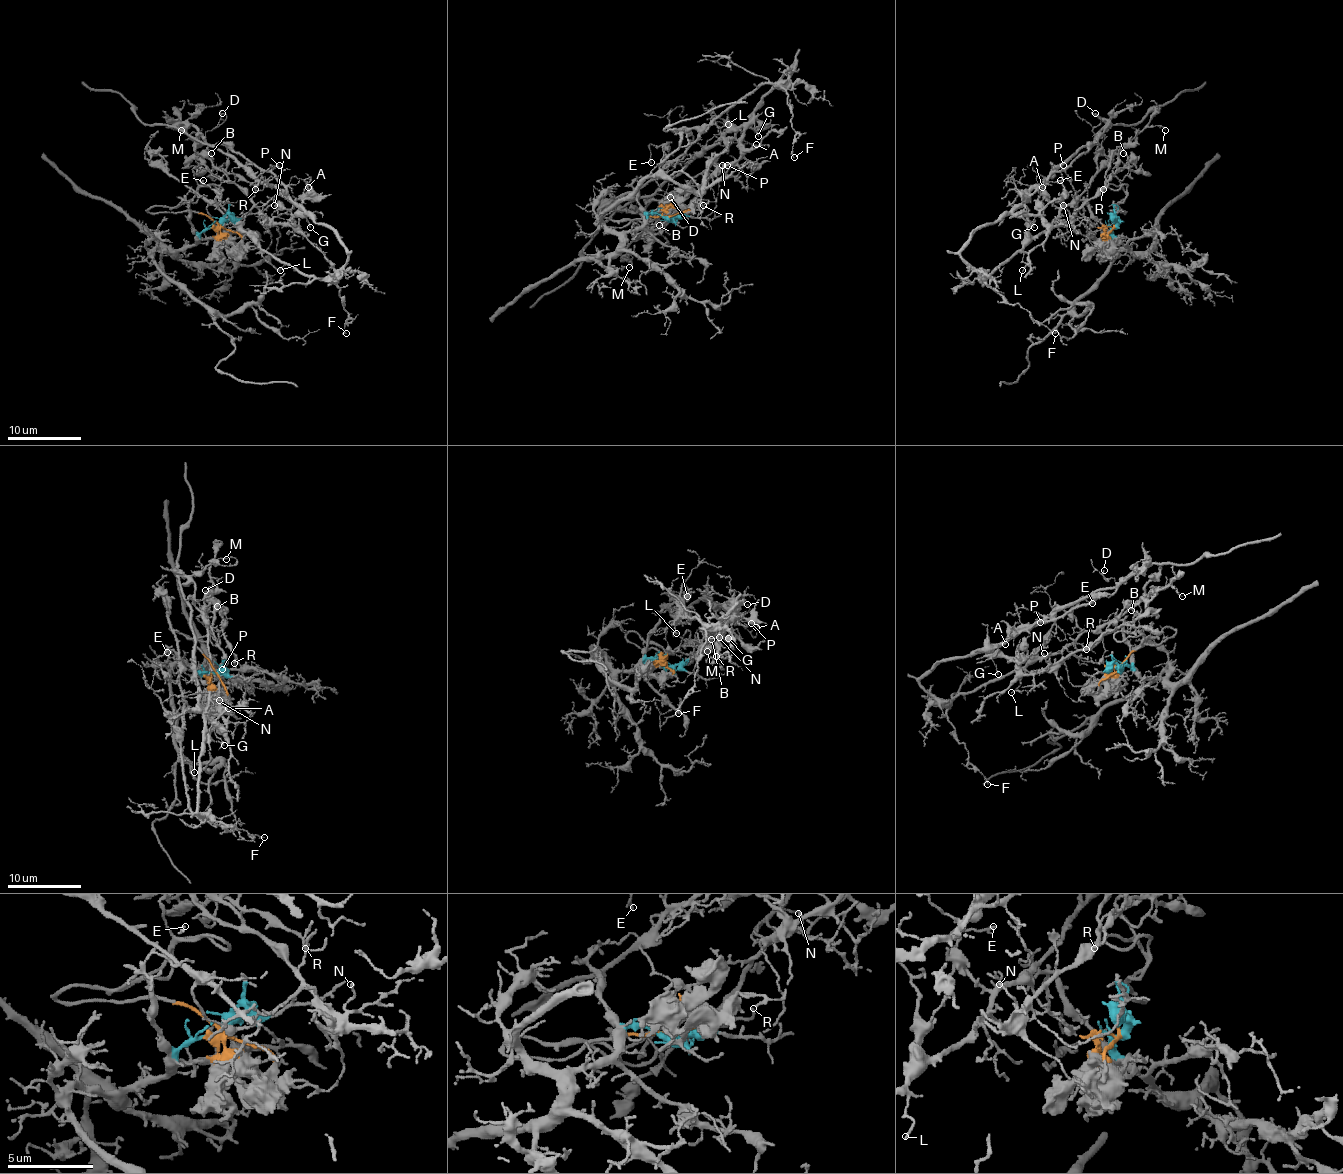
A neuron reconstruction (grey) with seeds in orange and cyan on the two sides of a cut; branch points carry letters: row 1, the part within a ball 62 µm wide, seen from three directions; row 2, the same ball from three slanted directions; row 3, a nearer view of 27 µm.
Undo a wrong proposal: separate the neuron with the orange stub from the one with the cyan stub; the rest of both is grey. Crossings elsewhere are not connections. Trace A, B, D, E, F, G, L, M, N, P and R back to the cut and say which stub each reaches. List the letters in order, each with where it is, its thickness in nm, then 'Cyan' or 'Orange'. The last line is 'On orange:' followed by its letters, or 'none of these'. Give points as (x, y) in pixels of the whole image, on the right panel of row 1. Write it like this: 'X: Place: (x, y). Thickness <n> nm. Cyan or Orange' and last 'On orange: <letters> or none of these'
A: Place: (1042, 187). Thickness 120 nm. Orange
B: Place: (1123, 153). Thickness 140 nm. Orange
D: Place: (1095, 113). Thickness 80 nm. Orange
E: Place: (1060, 180). Thickness 140 nm. Orange
F: Place: (1055, 333). Thickness 140 nm. Orange
G: Place: (1034, 227). Thickness 100 nm. Orange
L: Place: (1022, 270). Thickness 90 nm. Orange
M: Place: (1165, 130). Thickness 120 nm. Orange
N: Place: (1063, 205). Thickness 130 nm. Orange
P: Place: (1063, 165). Thickness 90 nm. Orange
R: Place: (1103, 189). Thickness 160 nm. Orange
On orange: A, B, D, E, F, G, L, M, N, P, R

